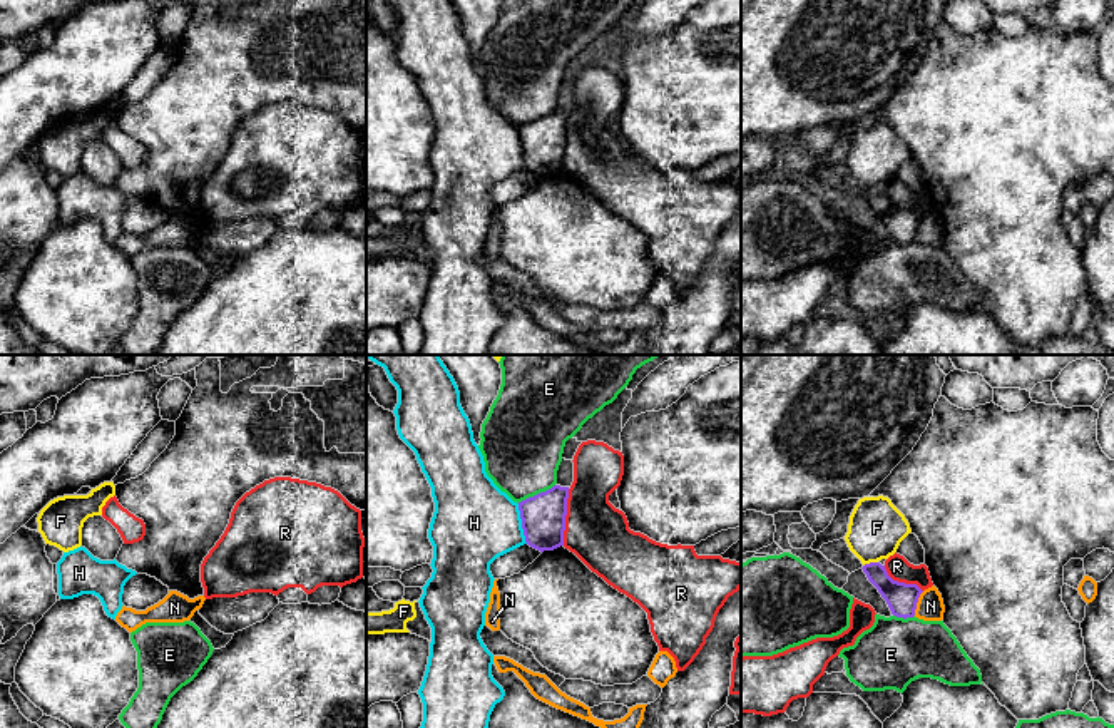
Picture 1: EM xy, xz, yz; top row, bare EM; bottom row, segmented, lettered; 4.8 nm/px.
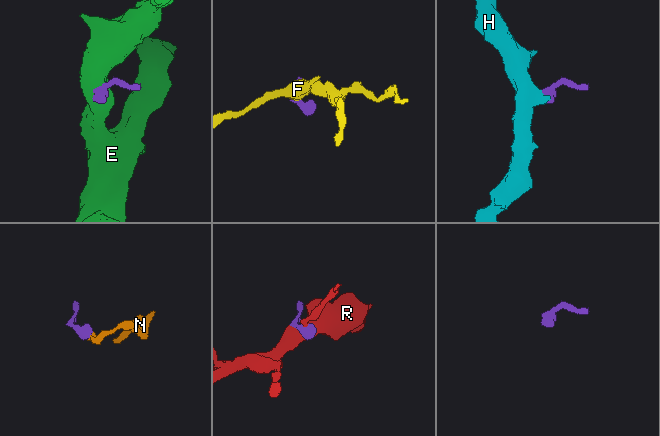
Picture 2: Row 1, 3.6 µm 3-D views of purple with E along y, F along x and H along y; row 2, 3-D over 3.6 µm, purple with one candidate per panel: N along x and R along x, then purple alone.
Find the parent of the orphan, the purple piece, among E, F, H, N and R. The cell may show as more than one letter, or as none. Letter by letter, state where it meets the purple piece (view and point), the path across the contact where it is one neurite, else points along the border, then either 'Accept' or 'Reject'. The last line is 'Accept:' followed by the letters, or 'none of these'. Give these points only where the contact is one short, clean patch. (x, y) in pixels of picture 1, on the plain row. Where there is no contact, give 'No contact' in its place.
E: Touches purple at xz (537, 119). Boundary: xz (554, 109), (517, 128). Reject
F: Touches purple at yz (870, 188). Reject
H: Touches purple at xz (522, 149). Boundary: xz (517, 129), (522, 159), (527, 168). Reject
N: Touches purple at yz (917, 226). Boundary: yz (924, 216), (914, 240). Reject
R: Touches purple at xz (564, 143). Reject
Accept: none of these

